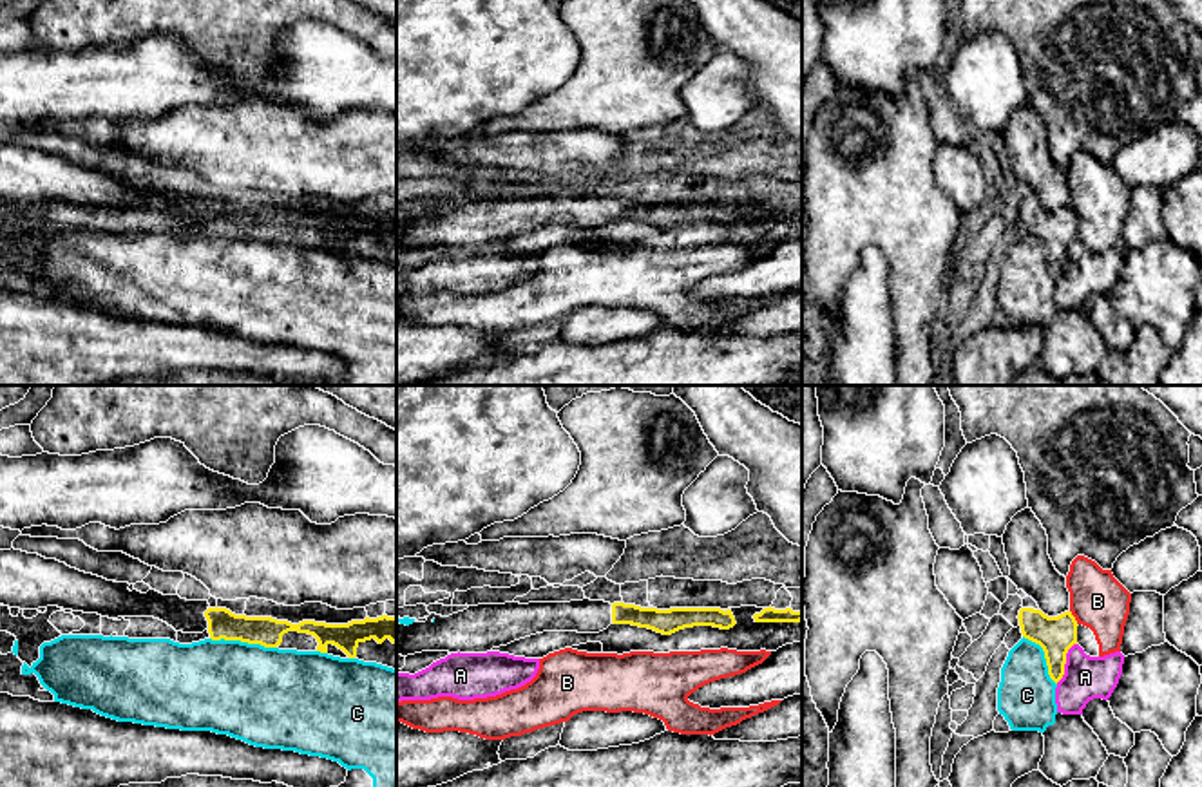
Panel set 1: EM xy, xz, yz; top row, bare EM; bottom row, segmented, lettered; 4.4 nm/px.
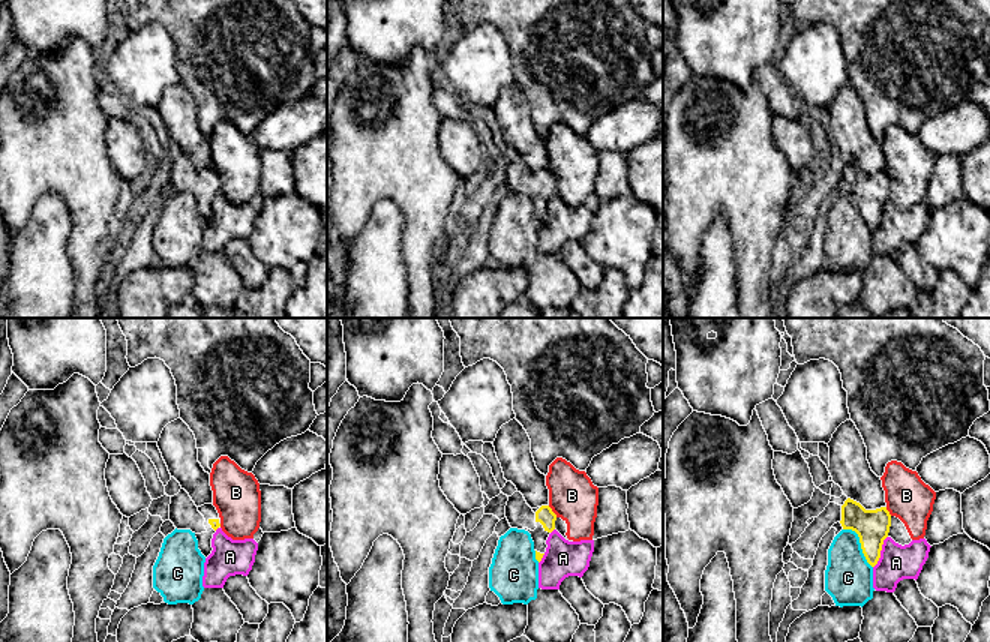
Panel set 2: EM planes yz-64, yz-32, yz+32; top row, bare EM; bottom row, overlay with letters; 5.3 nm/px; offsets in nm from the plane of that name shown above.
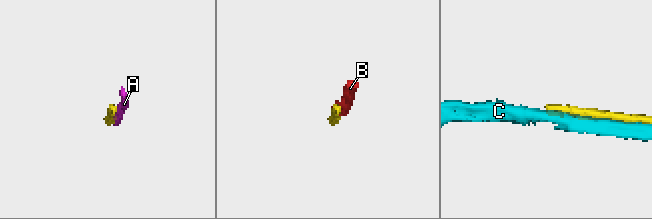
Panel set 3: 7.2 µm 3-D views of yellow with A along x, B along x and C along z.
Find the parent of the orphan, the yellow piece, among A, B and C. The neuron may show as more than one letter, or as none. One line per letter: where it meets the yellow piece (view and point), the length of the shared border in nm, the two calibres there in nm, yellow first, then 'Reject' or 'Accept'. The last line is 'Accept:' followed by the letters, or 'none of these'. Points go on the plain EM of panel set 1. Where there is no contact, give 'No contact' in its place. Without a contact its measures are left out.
A: Touches yellow at yz (1065, 257). Shared border 200 nm. Thickness 170 nm (yellow) against 190 nm. Reject
B: Touches yellow at yz (1074, 212). Shared border 80 nm. Thickness 170 nm (yellow) against 260 nm. Reject
C: Touches yellow at xy (243, 236). Shared border 300 nm. Thickness 130 nm (yellow) against 420 nm. Reject
Accept: none of these

